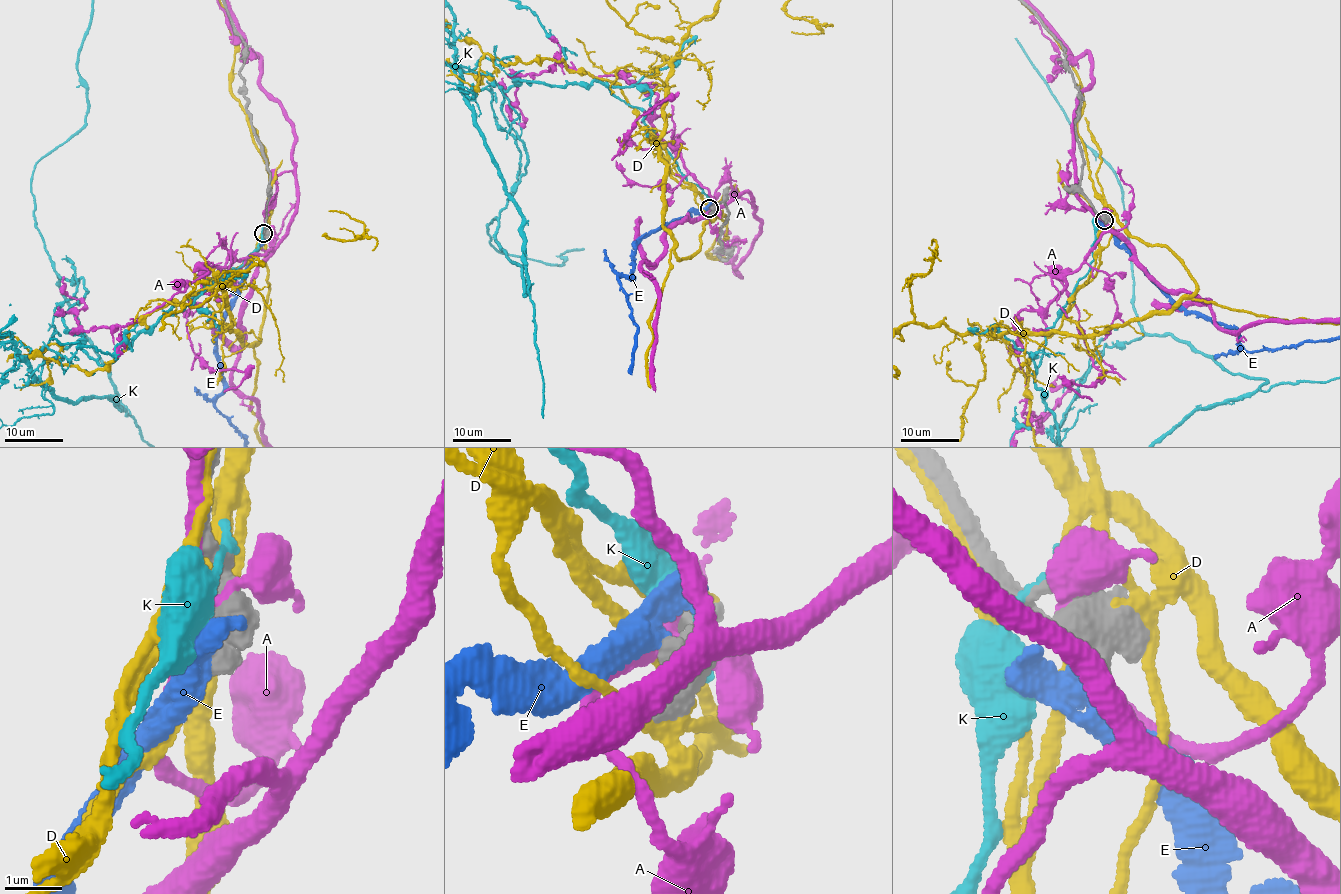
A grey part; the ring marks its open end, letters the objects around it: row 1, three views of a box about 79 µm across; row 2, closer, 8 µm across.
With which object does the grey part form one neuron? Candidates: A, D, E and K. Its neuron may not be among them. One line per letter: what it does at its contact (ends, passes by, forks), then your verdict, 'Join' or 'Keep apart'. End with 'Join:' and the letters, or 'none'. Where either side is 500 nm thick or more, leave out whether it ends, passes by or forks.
A: It forks there. Keep apart
D: Keep apart
E: Keep apart
K: It ends there. Keep apart
Join: none

